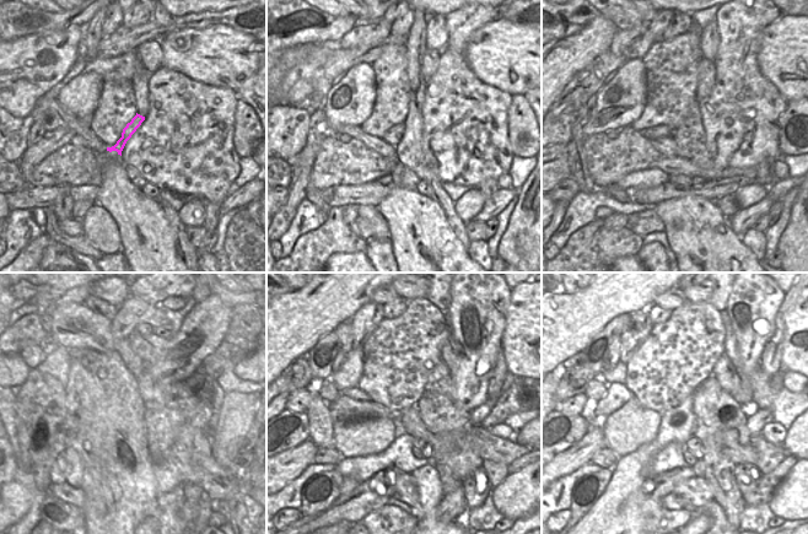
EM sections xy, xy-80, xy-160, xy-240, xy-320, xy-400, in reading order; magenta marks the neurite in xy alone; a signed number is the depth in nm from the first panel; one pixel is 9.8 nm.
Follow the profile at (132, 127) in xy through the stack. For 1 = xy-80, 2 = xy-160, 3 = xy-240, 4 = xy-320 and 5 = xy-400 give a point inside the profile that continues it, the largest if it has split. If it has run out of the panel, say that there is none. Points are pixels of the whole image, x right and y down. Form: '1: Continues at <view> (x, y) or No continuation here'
1: Continues at xy-80 (393, 135)
2: Continues at xy-160 (645, 136)
3: Continues at xy-240 (97, 406)
4: Continues at xy-320 (353, 402)
5: Continues at xy-400 (618, 394).

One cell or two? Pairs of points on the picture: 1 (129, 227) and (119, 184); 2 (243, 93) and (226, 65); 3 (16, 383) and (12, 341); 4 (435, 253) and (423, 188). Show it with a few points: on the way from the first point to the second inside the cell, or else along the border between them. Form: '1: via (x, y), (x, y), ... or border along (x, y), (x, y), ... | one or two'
1: via (129, 216), (129, 206), (119, 195) | one
2: border along (253, 75), (235, 92) | two
3: border along (37, 344), (25, 351), (12, 365) | two
4: border along (414, 189), (427, 197) | two

